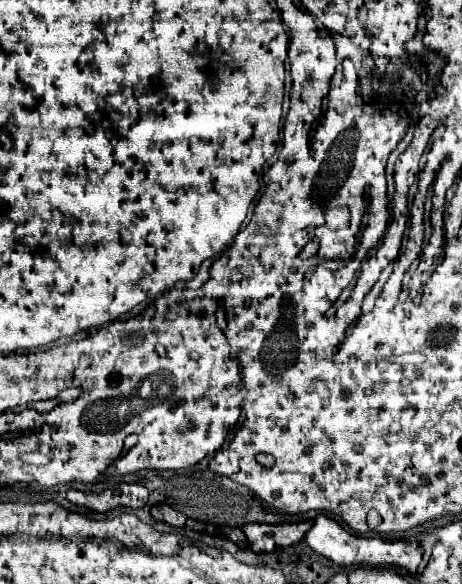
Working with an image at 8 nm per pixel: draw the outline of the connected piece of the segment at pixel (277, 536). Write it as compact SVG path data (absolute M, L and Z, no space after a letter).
M312 521L300 523L280 523L280 525L266 525L266 523L248 523L242 527L248 545L254 553L270 553L278 547L288 547L298 543L306 529L310 529Z

